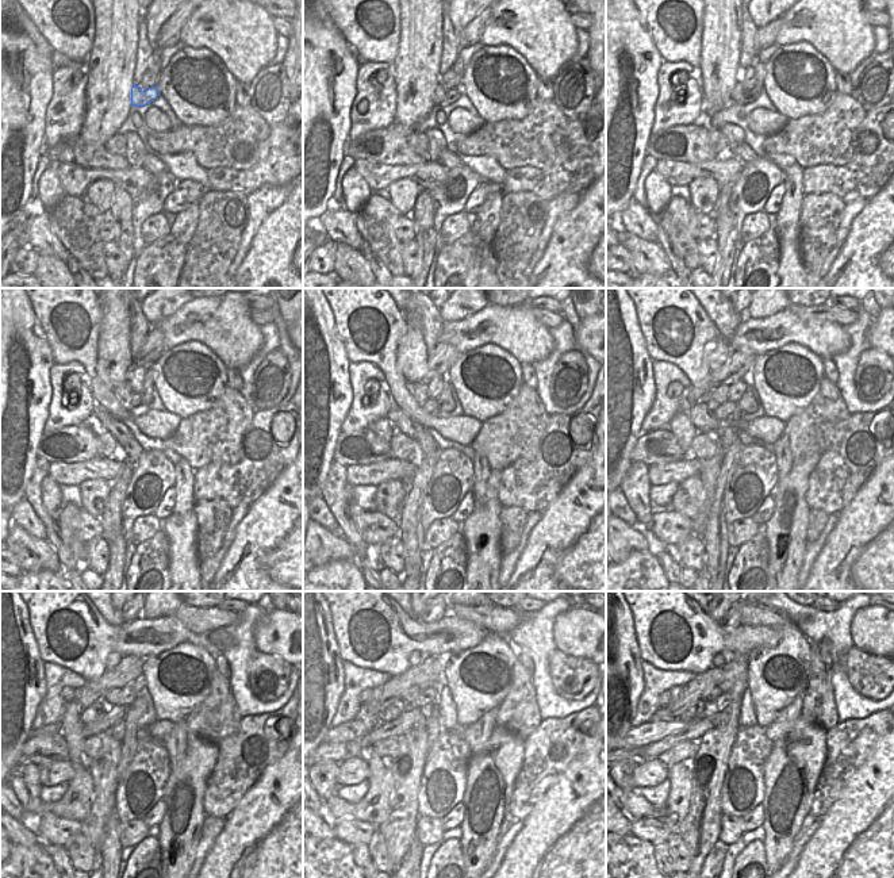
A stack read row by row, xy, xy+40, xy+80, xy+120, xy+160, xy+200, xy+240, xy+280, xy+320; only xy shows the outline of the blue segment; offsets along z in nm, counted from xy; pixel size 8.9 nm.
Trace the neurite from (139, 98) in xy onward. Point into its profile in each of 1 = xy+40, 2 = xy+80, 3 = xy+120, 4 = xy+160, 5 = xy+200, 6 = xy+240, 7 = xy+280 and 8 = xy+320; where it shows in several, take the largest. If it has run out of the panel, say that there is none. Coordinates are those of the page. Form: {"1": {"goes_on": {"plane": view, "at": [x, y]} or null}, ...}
{"1": {"goes_on": {"plane": "xy+40", "at": [442, 98]}}, "2": {"goes_on": {"plane": "xy+80", "at": [739, 96]}}, "3": {"goes_on": {"plane": "xy+120", "at": [125, 394]}}, "4": {"goes_on": {"plane": "xy+160", "at": [419, 391]}}, "5": {"goes_on": {"plane": "xy+200", "at": [724, 410]}}, "6": {"goes_on": {"plane": "xy+240", "at": [112, 713]}}, "7": {"goes_on": {"plane": "xy+280", "at": [407, 720]}}, "8": {"goes_on": {"plane": "xy+320", "at": [694, 731]}}}

